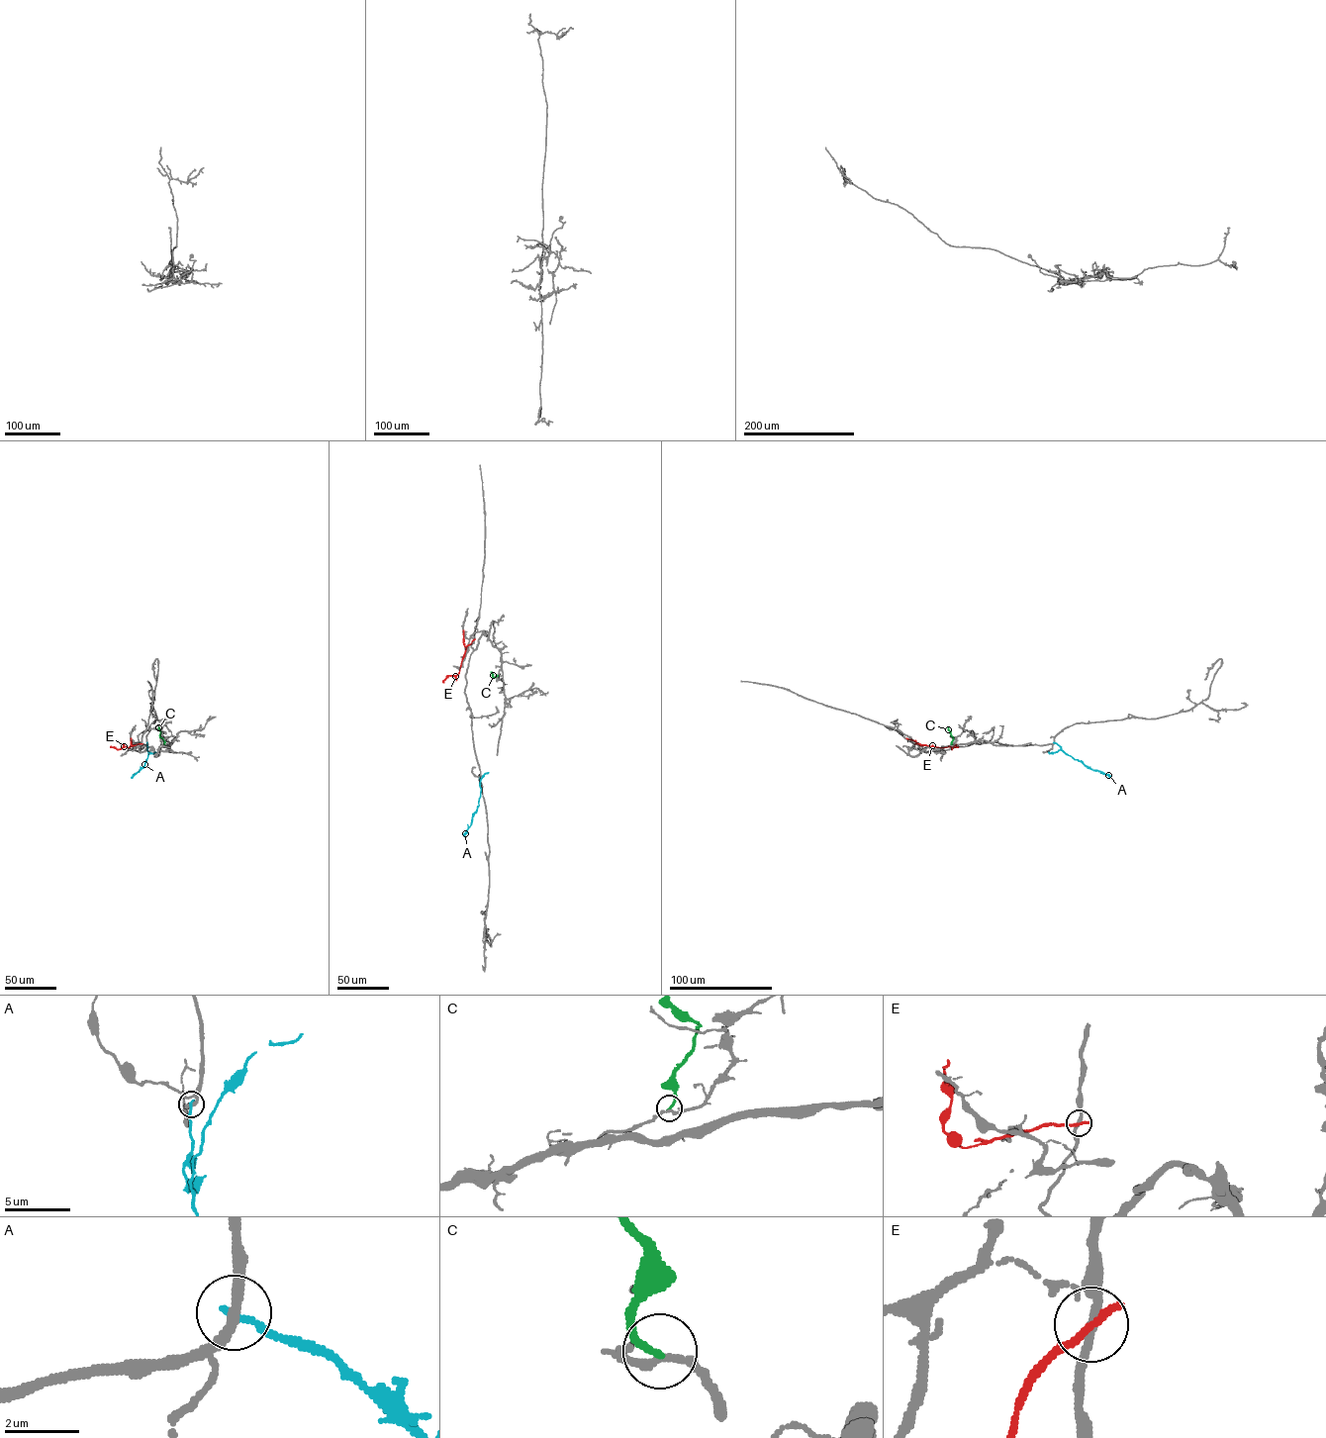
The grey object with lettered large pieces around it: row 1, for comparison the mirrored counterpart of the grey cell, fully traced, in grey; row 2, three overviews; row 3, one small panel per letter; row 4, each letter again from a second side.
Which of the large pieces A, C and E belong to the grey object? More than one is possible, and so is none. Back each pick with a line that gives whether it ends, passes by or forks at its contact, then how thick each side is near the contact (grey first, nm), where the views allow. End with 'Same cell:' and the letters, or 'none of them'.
Same cell: none of them

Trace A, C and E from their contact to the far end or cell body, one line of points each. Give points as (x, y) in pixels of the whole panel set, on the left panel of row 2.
A: (146, 742), (148, 754), (144, 765), (132, 778)
C: (164, 744), (157, 727)
E: (142, 743), (117, 749), (111, 746)

